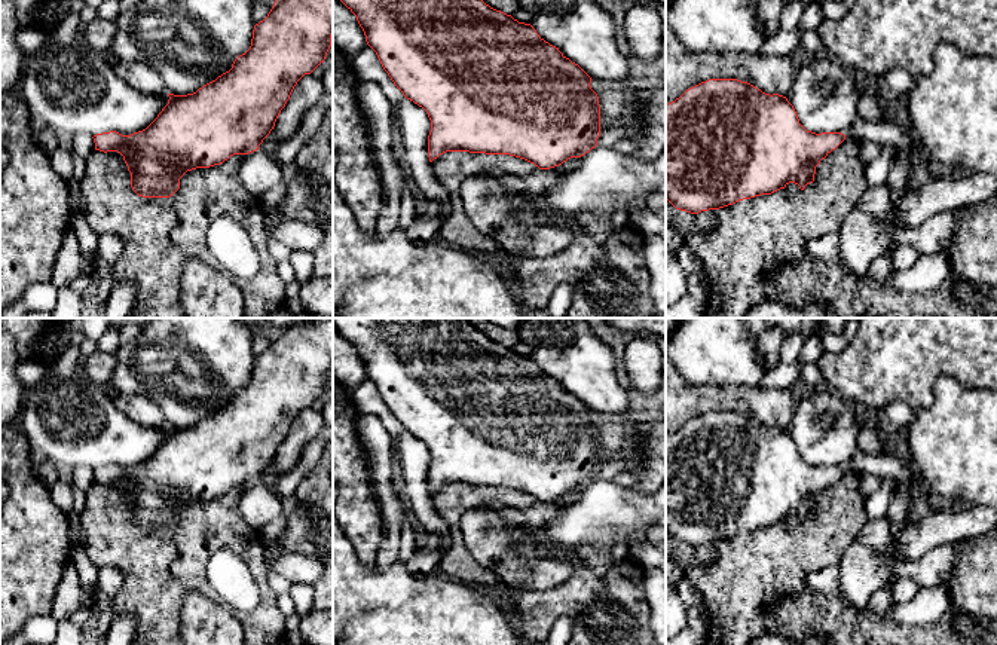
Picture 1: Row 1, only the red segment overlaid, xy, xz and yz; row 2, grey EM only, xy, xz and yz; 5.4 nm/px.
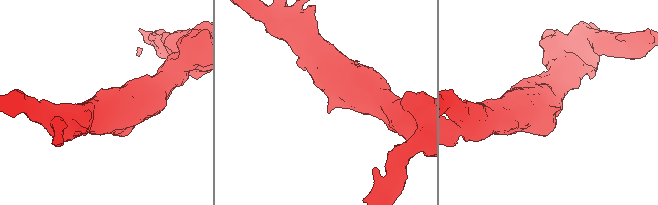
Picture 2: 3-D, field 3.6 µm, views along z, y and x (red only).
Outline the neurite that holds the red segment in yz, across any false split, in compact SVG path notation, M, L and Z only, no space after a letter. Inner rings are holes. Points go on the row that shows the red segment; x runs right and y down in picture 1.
M709 79L666 106L666 199L681 211L698 214L719 210L743 199L771 195L795 183L801 190L814 181L816 166L845 135L807 131L786 97L765 94L737 79Z

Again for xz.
M340 0L355 16L364 31L367 45L376 52L383 70L403 95L422 107L431 120L428 135L429 162L446 152L510 155L525 159L539 169L562 165L571 158L581 158L597 146L600 135L599 97L591 89L591 77L566 58L559 48L539 37L530 24L519 22L511 15L496 10L483 0Z

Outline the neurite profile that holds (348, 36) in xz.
M333 0L333 45L349 58L367 46L357 16L340 0Z

